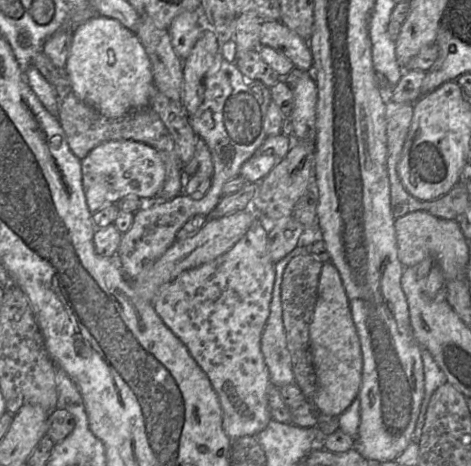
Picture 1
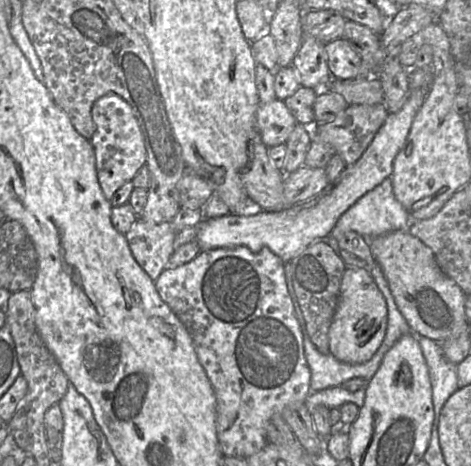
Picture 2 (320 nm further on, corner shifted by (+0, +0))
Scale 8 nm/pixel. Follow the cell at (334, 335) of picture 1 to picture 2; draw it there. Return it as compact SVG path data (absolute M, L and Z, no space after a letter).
M346 267L337 307L329 327L329 354L348 364L369 361L381 346L387 328L387 304L374 279L366 270Z

